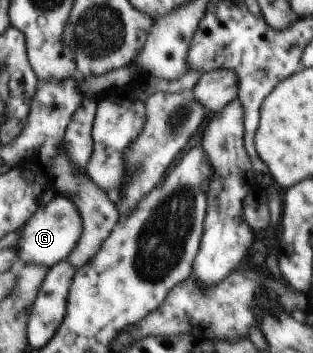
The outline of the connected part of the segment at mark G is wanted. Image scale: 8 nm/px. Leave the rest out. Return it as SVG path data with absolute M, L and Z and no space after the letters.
M56 196L52 202L38 209L22 227L23 232L20 232L22 238L18 242L18 254L21 255L19 265L38 262L50 268L66 261L82 236L82 225L77 206L68 197Z

